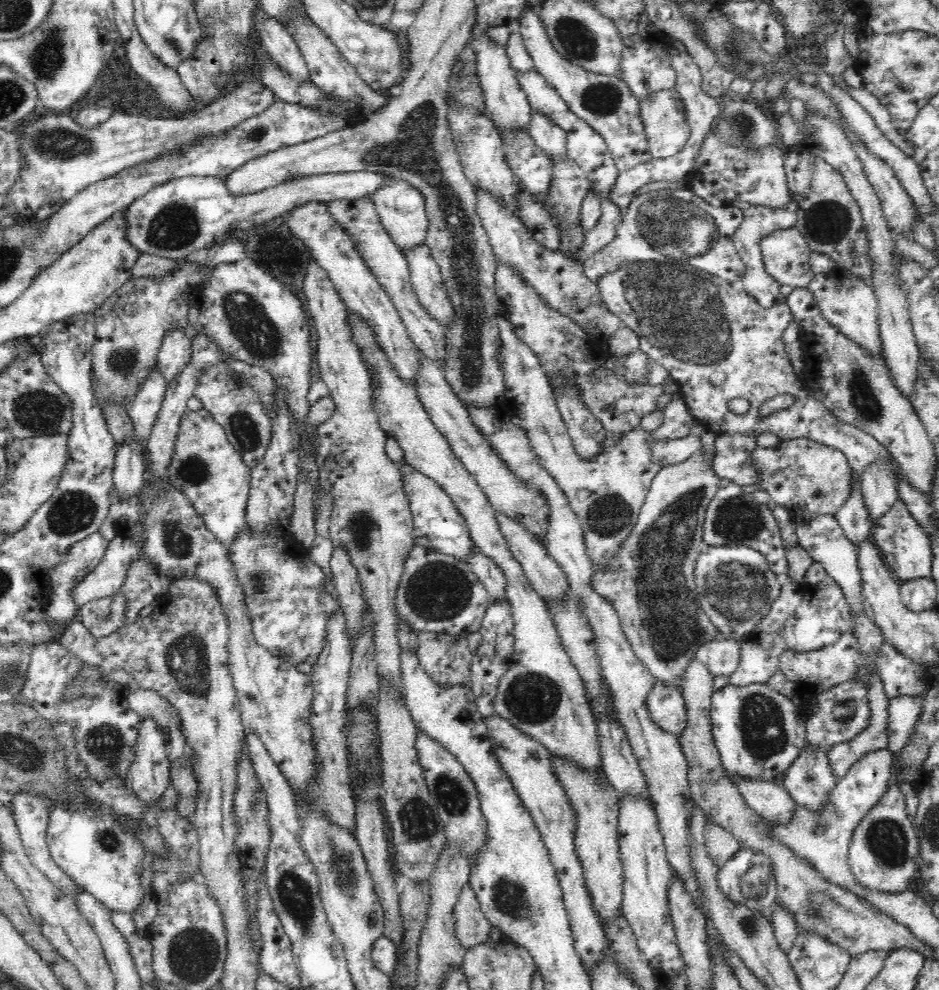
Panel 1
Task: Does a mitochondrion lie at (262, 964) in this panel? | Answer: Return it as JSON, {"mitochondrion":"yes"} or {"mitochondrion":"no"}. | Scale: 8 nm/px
{"mitochondrion":"no"}

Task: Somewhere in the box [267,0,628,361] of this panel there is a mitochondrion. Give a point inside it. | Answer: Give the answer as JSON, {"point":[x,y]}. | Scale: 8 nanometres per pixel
{"point":[575,37]}

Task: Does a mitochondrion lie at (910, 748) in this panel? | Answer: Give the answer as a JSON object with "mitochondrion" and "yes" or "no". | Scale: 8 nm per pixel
{"mitochondrion":"no"}

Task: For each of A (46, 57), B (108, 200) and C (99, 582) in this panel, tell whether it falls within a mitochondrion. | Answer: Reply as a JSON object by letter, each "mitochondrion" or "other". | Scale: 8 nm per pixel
{"A":"mitochondrion","B":"other","C":"other"}

